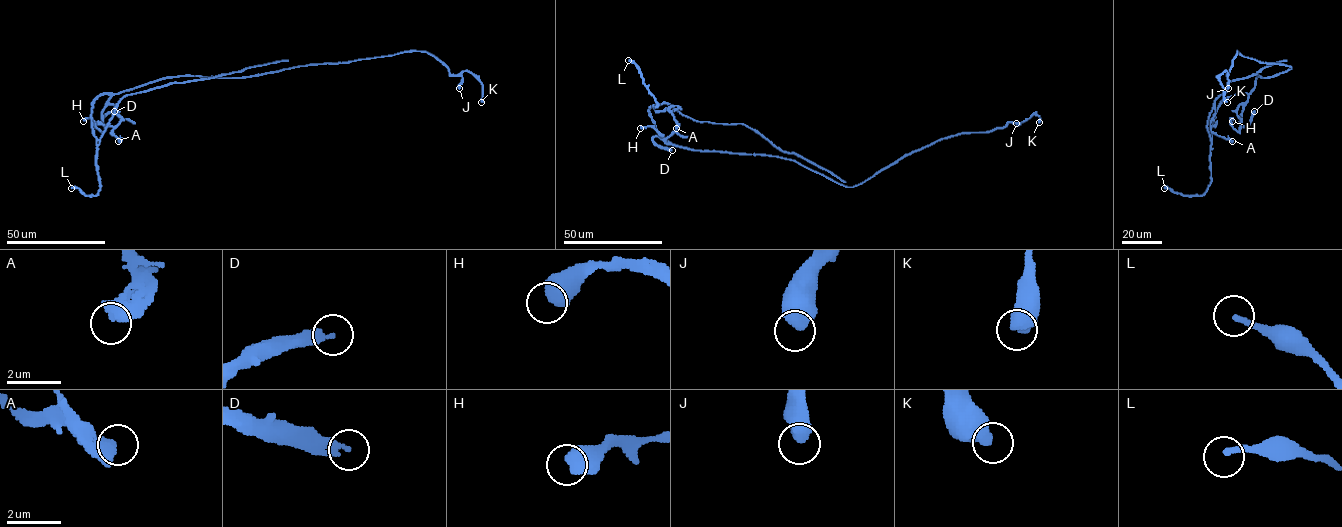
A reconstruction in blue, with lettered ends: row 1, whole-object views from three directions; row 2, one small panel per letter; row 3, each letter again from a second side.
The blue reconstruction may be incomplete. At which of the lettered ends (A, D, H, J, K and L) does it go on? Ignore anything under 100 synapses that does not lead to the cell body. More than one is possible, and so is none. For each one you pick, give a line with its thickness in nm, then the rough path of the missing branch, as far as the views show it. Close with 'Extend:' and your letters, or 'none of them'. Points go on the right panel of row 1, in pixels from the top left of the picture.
Extend: none of them

